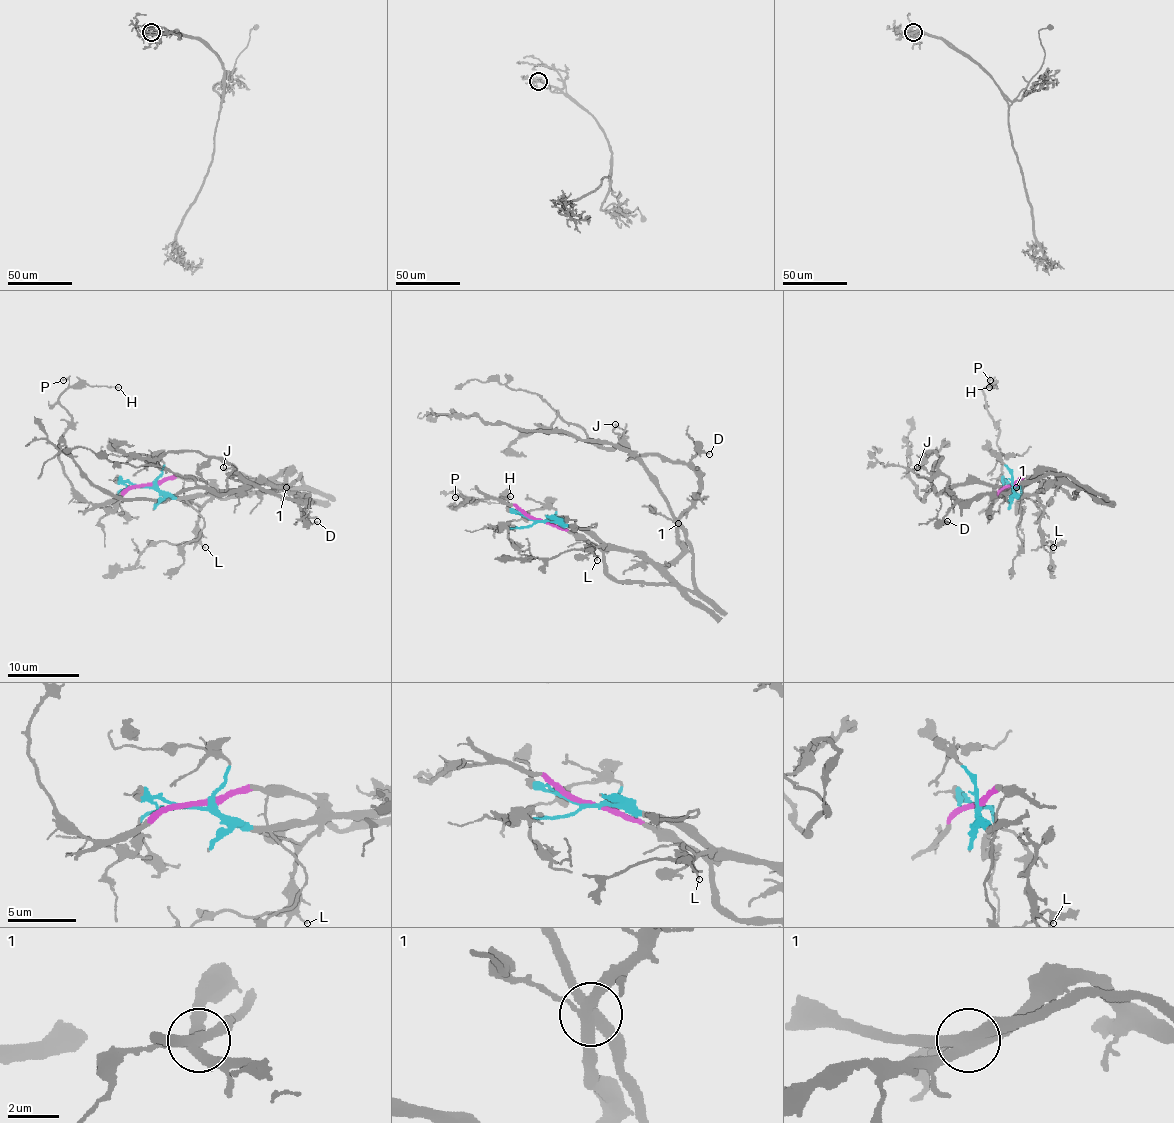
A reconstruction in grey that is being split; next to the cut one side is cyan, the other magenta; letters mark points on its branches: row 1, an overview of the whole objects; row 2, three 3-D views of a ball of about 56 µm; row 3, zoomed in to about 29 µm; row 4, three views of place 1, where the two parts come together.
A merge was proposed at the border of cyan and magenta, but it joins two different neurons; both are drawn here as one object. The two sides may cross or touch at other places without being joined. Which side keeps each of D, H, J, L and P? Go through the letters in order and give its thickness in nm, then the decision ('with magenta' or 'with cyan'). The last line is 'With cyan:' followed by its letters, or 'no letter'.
D: 140 nm thick; with cyan
H: 120 nm thick; with magenta
J: 160 nm thick; with cyan
L: 120 nm thick; with cyan
P: 160 nm thick; with magenta
With cyan: D, J, L

